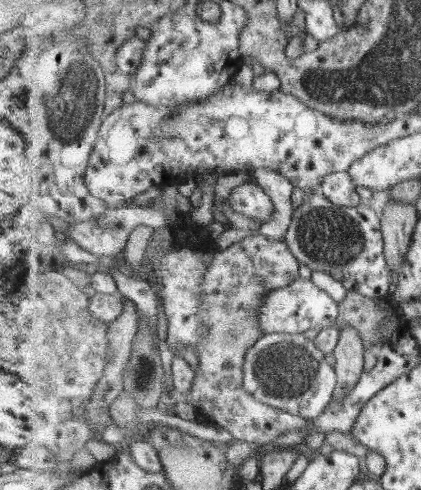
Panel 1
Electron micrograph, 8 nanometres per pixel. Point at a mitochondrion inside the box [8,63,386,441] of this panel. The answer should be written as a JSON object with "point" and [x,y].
{"point":[330,237]}

